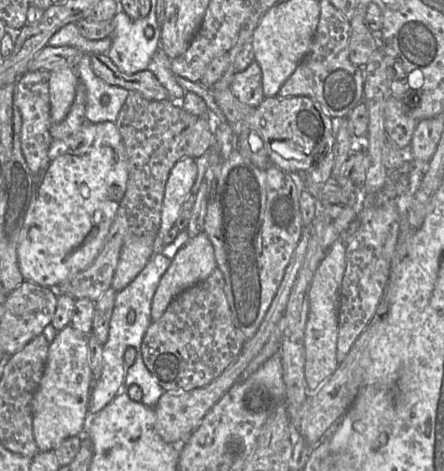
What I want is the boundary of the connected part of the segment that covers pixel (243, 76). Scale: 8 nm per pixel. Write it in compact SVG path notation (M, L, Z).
M257 61L243 71L233 74L230 88L233 94L244 104L251 107L259 106L266 98L262 87L262 71Z

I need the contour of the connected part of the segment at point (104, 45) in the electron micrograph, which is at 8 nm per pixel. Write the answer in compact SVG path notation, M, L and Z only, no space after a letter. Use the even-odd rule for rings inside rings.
M69 22L61 26L54 33L48 43L53 46L73 46L85 53L108 53L112 41L110 36L98 39L89 39L81 34L77 22Z

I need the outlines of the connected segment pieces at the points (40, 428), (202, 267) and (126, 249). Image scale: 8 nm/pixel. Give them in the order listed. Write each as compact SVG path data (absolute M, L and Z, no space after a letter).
M66 326L49 344L45 370L32 400L33 434L39 452L54 450L66 438L84 434L93 385L87 335Z
M200 232L190 238L171 259L159 282L152 300L152 320L160 319L176 296L206 279L216 268L214 249L208 235Z
M156 235L135 236L124 242L113 277L112 288L119 292L144 269L154 254Z

